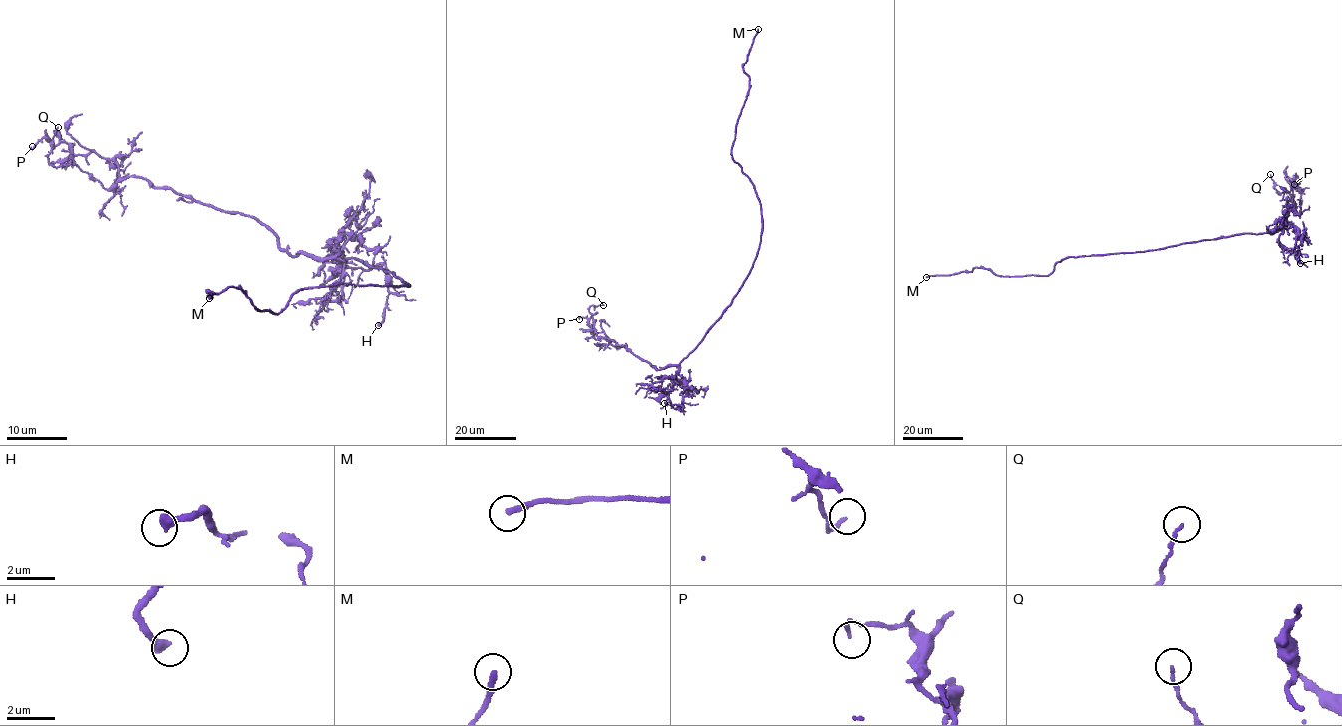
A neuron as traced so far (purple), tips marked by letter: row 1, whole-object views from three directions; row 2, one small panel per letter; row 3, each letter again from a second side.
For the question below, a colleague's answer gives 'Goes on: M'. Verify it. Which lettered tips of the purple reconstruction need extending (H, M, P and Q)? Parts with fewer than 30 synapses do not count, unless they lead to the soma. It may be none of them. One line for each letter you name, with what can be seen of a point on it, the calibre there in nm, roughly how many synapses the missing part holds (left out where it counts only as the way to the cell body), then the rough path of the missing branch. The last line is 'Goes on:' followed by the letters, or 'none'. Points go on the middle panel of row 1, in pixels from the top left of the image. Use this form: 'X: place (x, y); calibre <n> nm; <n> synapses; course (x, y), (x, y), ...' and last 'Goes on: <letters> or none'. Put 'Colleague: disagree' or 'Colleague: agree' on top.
Colleague: agree
M: place (758, 29); calibre 240 nm
Goes on: M

